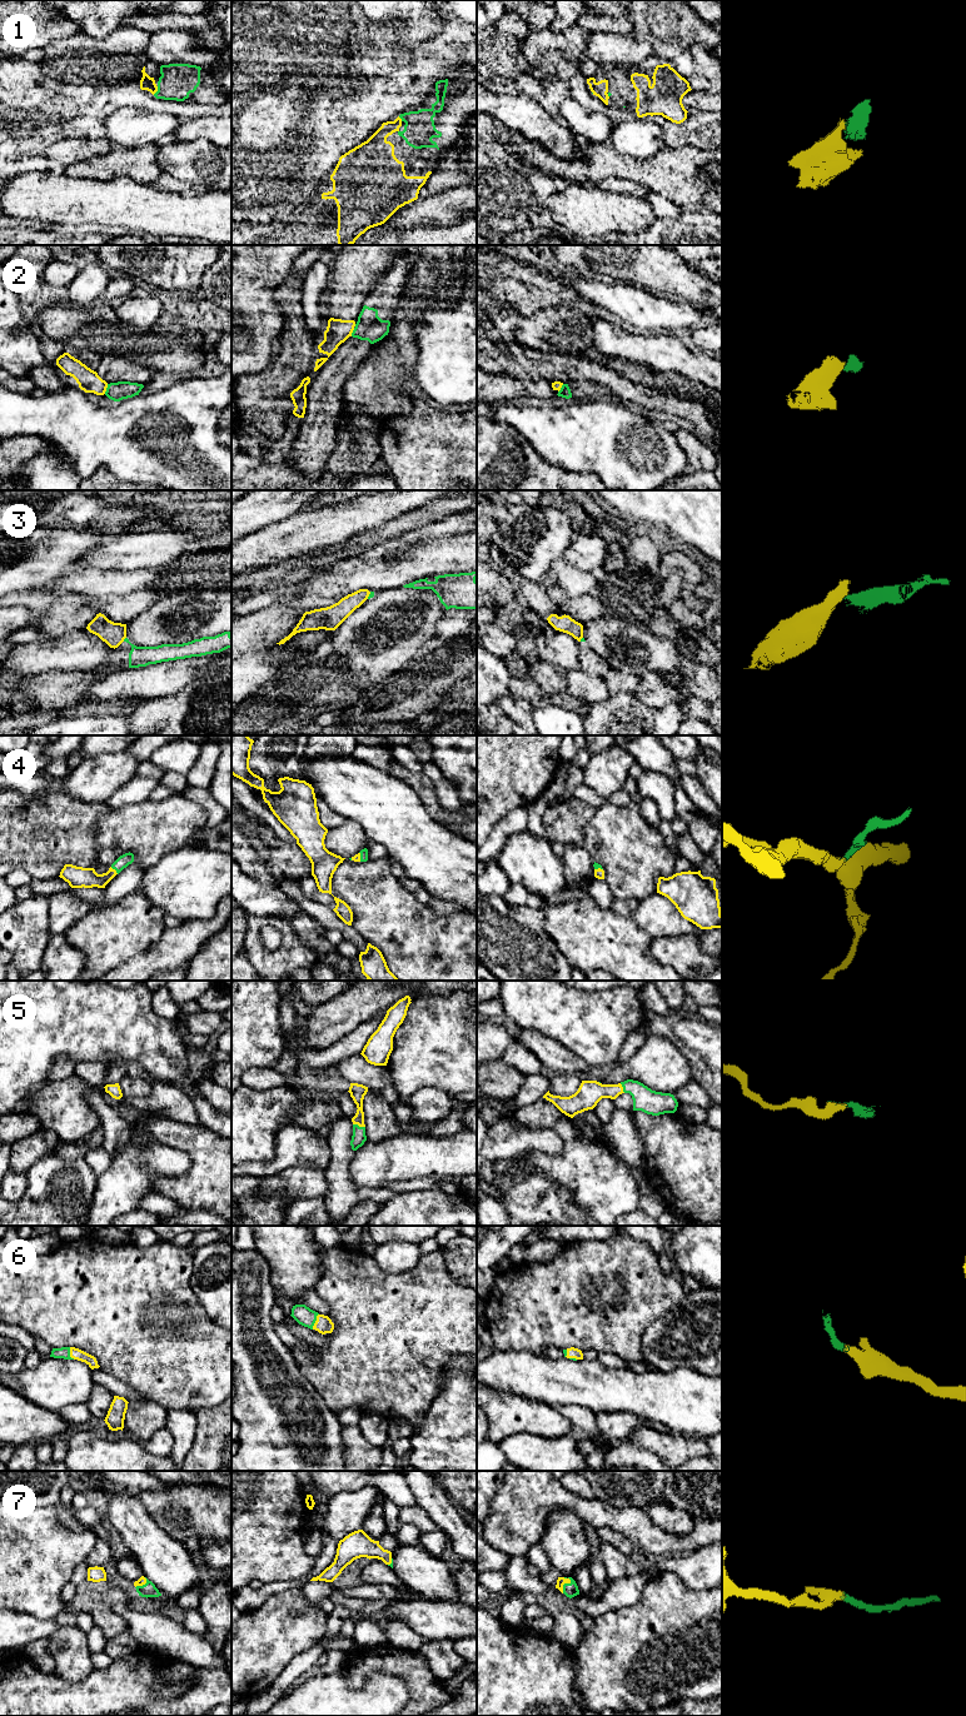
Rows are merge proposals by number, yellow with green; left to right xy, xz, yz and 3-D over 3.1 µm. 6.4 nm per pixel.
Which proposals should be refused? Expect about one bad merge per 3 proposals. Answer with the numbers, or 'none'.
2, 3

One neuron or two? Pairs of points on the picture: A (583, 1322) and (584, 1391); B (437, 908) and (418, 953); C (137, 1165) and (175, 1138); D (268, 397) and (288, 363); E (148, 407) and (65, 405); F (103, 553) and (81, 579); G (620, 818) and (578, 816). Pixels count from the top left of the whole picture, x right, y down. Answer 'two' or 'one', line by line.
A: two
B: two
C: two
D: one
E: one
F: two
G: two

